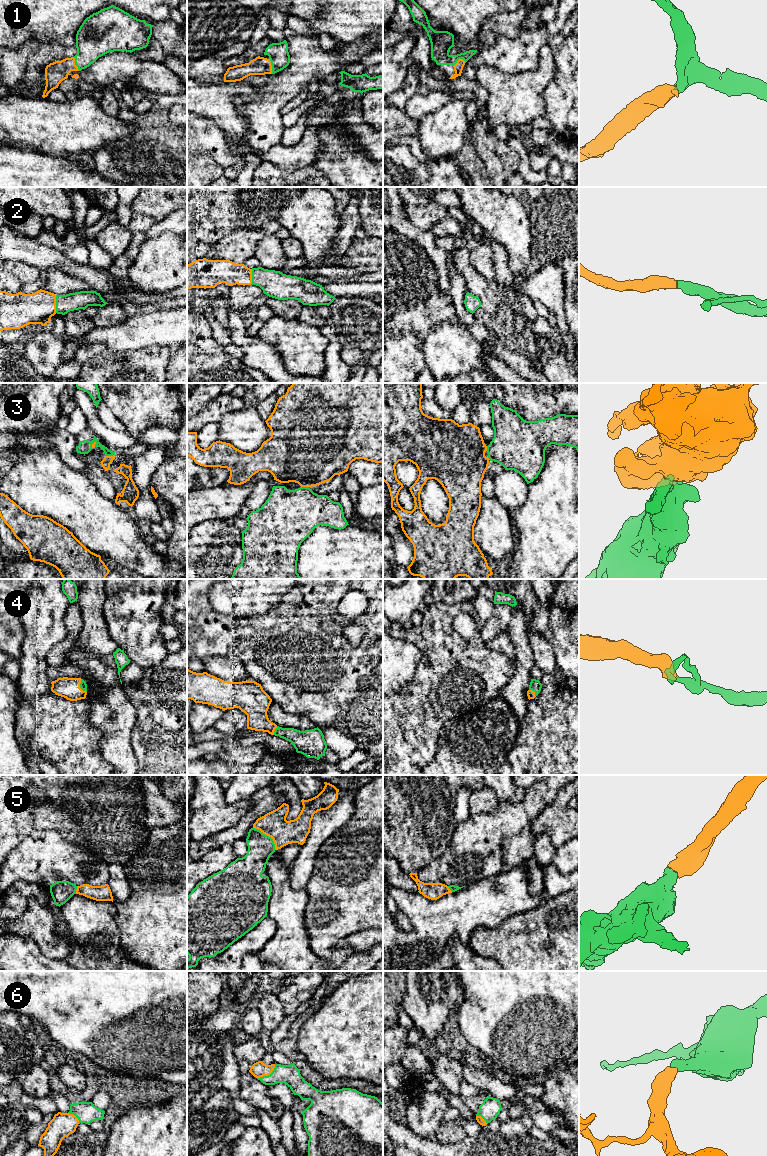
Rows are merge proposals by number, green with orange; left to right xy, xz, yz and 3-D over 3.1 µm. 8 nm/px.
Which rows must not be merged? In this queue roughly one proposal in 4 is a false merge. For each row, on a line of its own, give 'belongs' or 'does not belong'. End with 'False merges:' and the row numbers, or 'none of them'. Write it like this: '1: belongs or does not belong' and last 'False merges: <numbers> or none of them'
1: belongs
2: belongs
3: belongs
4: belongs
5: belongs
6: belongs
False merges: none of them

